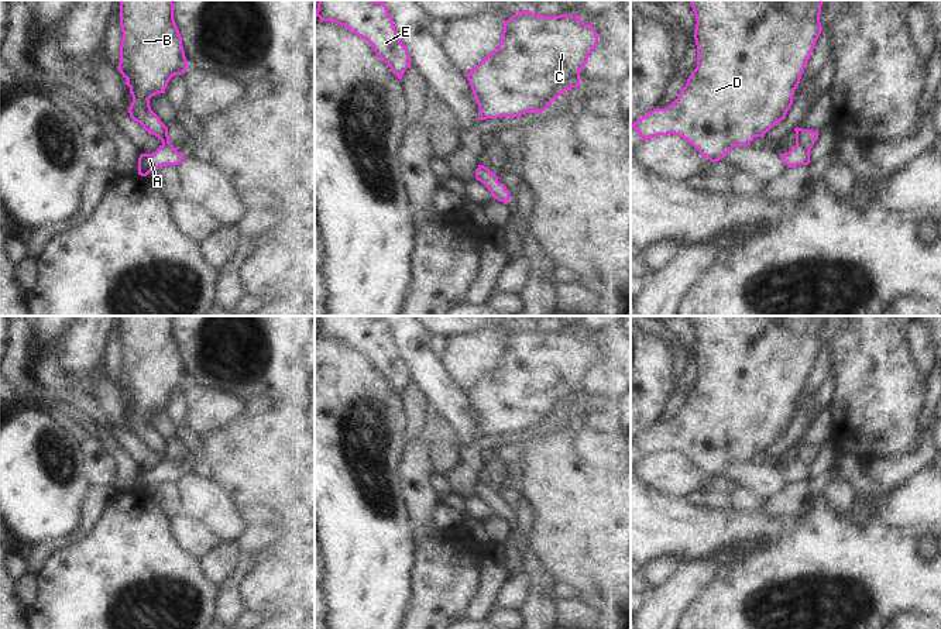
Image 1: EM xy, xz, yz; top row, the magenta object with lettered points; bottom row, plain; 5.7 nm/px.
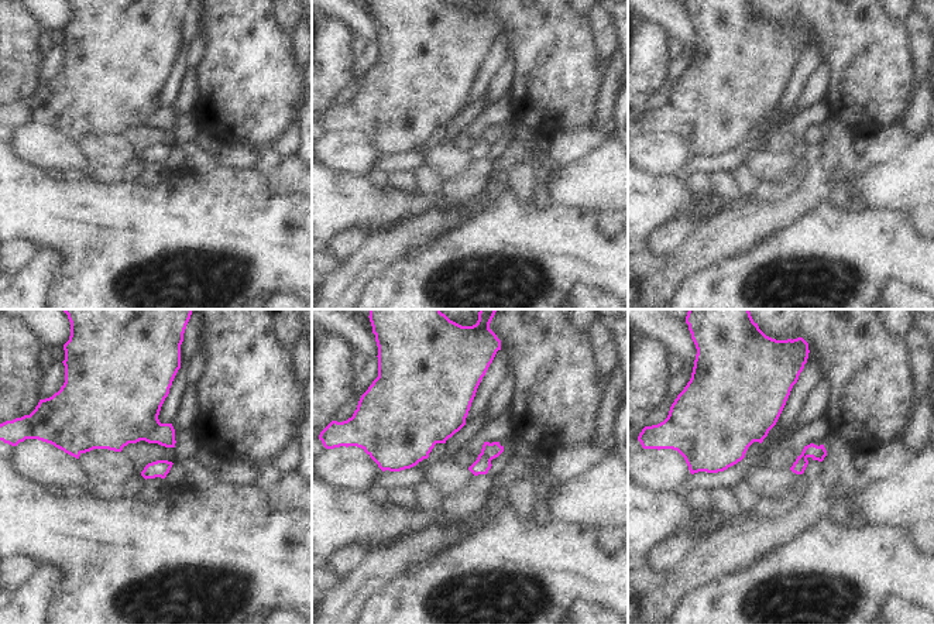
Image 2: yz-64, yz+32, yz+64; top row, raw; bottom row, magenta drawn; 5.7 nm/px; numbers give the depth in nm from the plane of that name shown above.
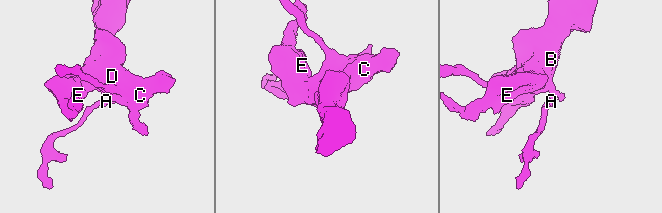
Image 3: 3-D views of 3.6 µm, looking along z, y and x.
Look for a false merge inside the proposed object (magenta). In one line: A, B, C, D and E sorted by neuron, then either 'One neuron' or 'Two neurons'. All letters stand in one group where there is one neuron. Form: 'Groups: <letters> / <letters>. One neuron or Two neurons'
Groups: A / B C D E. Two neurons

